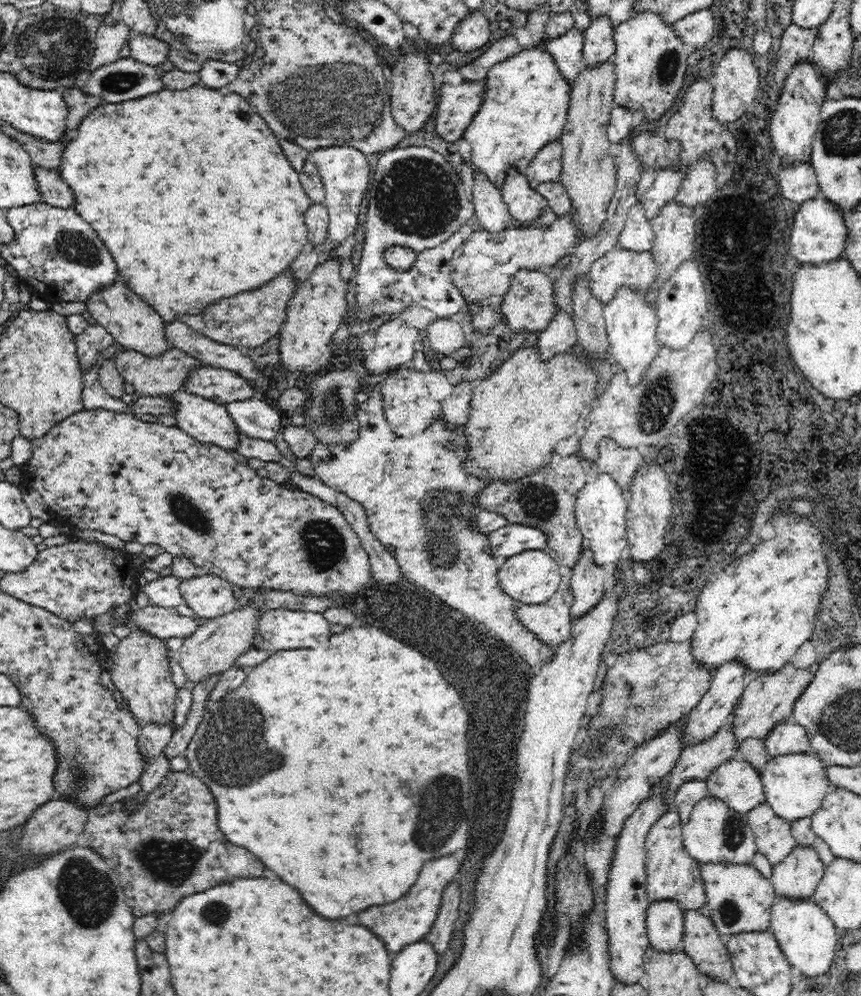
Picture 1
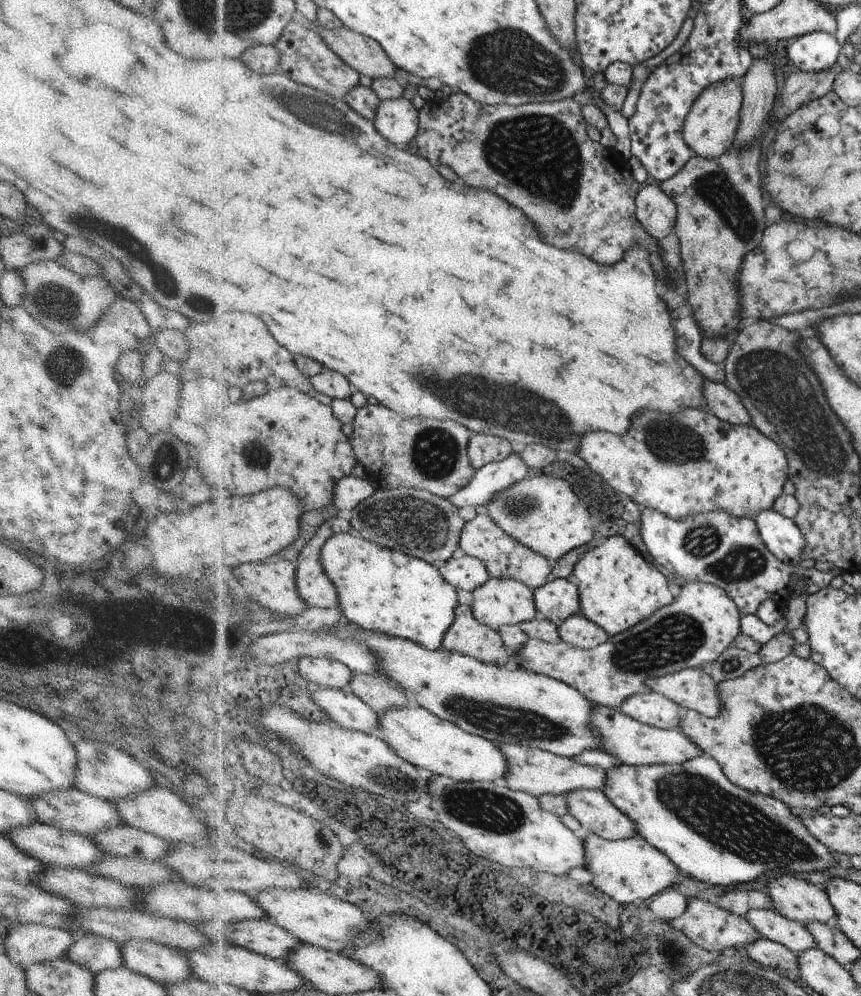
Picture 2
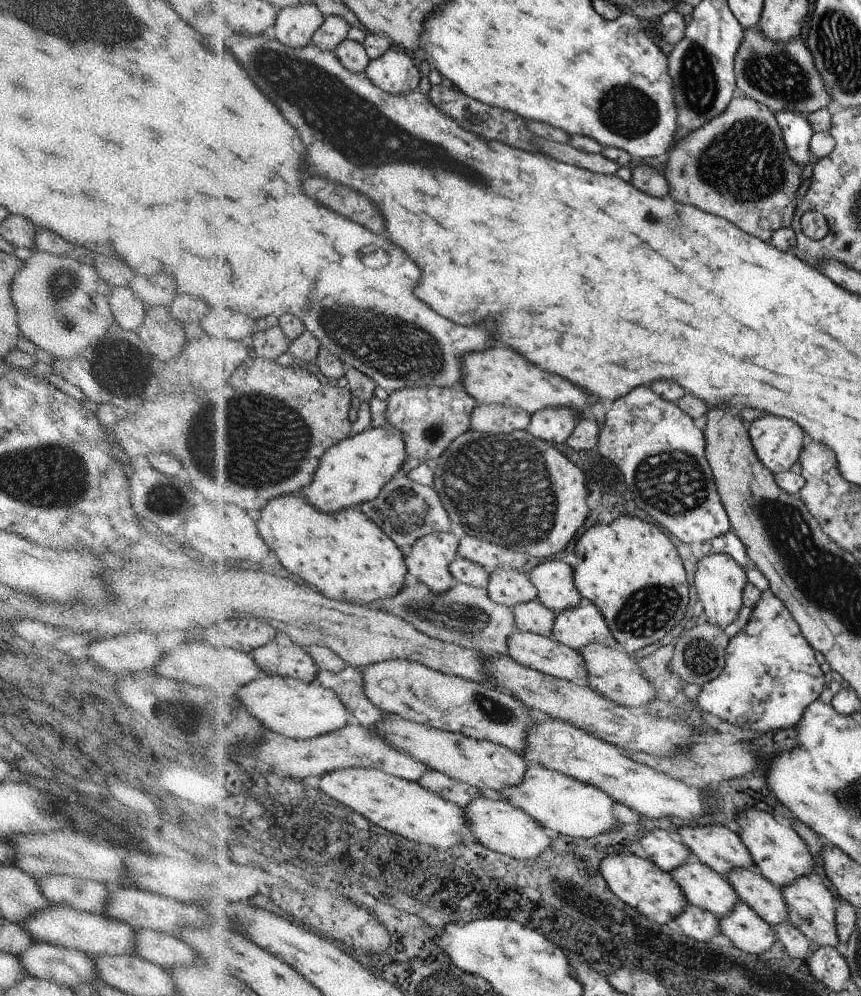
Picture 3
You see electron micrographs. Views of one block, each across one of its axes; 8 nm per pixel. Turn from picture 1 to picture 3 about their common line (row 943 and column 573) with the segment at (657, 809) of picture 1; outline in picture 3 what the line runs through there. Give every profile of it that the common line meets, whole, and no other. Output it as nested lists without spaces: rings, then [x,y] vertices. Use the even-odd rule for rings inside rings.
[[[583,601],[577,608],[557,614],[552,630],[553,638],[575,650],[591,643],[618,647],[603,612],[595,603]]]

